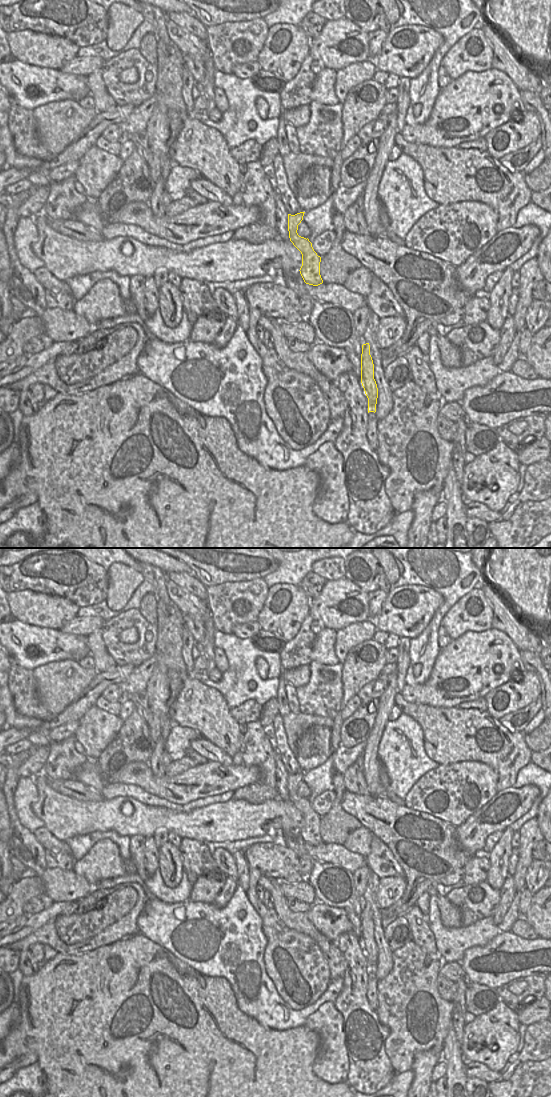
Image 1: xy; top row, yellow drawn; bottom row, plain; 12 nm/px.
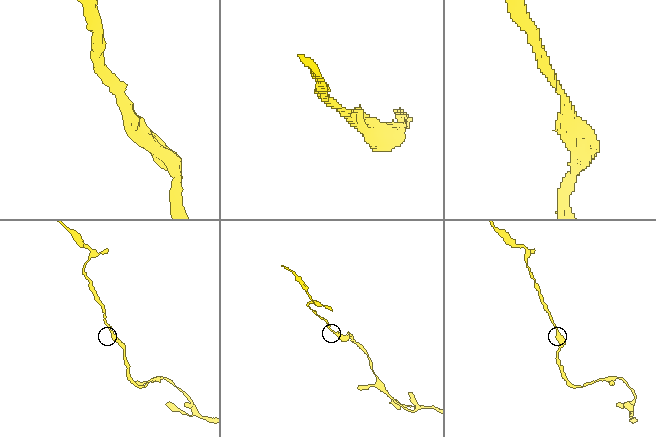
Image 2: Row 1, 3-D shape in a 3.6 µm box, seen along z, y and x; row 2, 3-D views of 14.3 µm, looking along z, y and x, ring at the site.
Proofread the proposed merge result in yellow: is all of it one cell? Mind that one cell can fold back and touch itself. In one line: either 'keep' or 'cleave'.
keep

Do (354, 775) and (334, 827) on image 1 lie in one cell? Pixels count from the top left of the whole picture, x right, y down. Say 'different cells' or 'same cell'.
different cells

